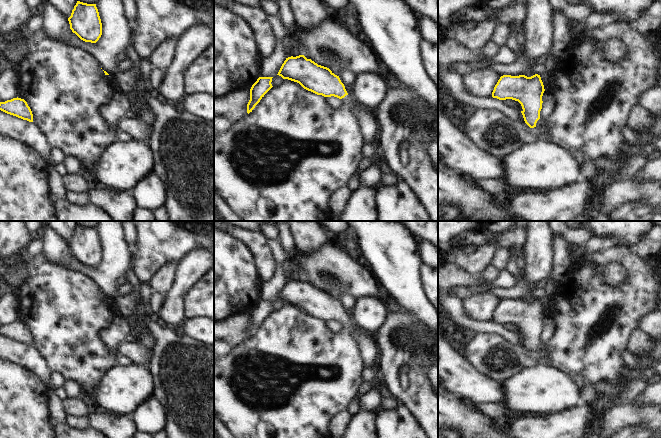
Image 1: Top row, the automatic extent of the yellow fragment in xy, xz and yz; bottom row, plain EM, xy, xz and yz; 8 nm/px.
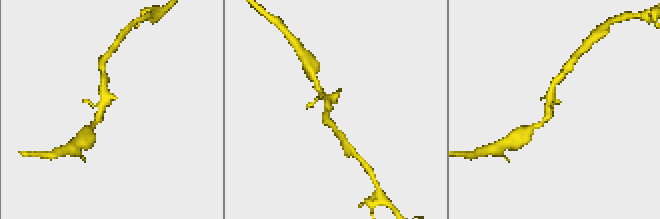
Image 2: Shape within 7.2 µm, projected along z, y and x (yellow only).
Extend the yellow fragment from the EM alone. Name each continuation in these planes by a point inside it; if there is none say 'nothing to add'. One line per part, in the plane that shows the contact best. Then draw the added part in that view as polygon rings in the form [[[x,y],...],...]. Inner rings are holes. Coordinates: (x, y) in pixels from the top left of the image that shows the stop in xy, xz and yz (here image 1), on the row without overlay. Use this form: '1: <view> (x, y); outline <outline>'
1: yz (541, 347); outline [[[540,342],[536,347],[536,352],[543,352],[543,353],[547,354],[546,344]]]

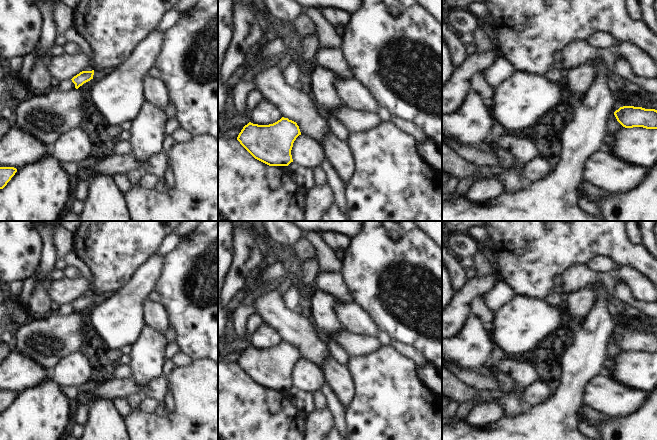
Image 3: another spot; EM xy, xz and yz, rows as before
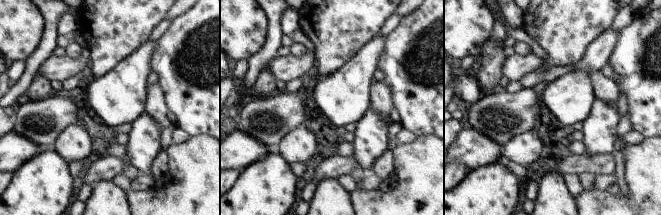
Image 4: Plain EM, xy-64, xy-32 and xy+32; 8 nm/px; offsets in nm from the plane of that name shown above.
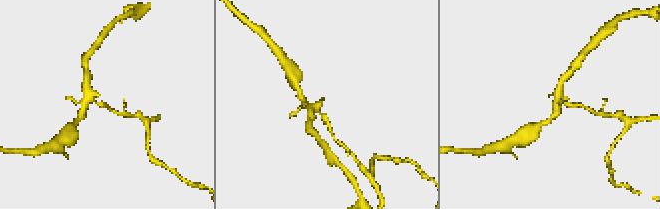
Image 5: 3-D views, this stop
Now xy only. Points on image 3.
1: xy (99, 298); outline [[[101,293],[98,295],[94,295],[93,303],[95,305],[100,304],[101,302],[105,301],[107,298],[111,297],[114,293]]]

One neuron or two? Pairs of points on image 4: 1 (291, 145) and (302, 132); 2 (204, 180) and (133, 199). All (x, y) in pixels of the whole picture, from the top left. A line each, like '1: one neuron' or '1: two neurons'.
1: one neuron
2: one neuron

